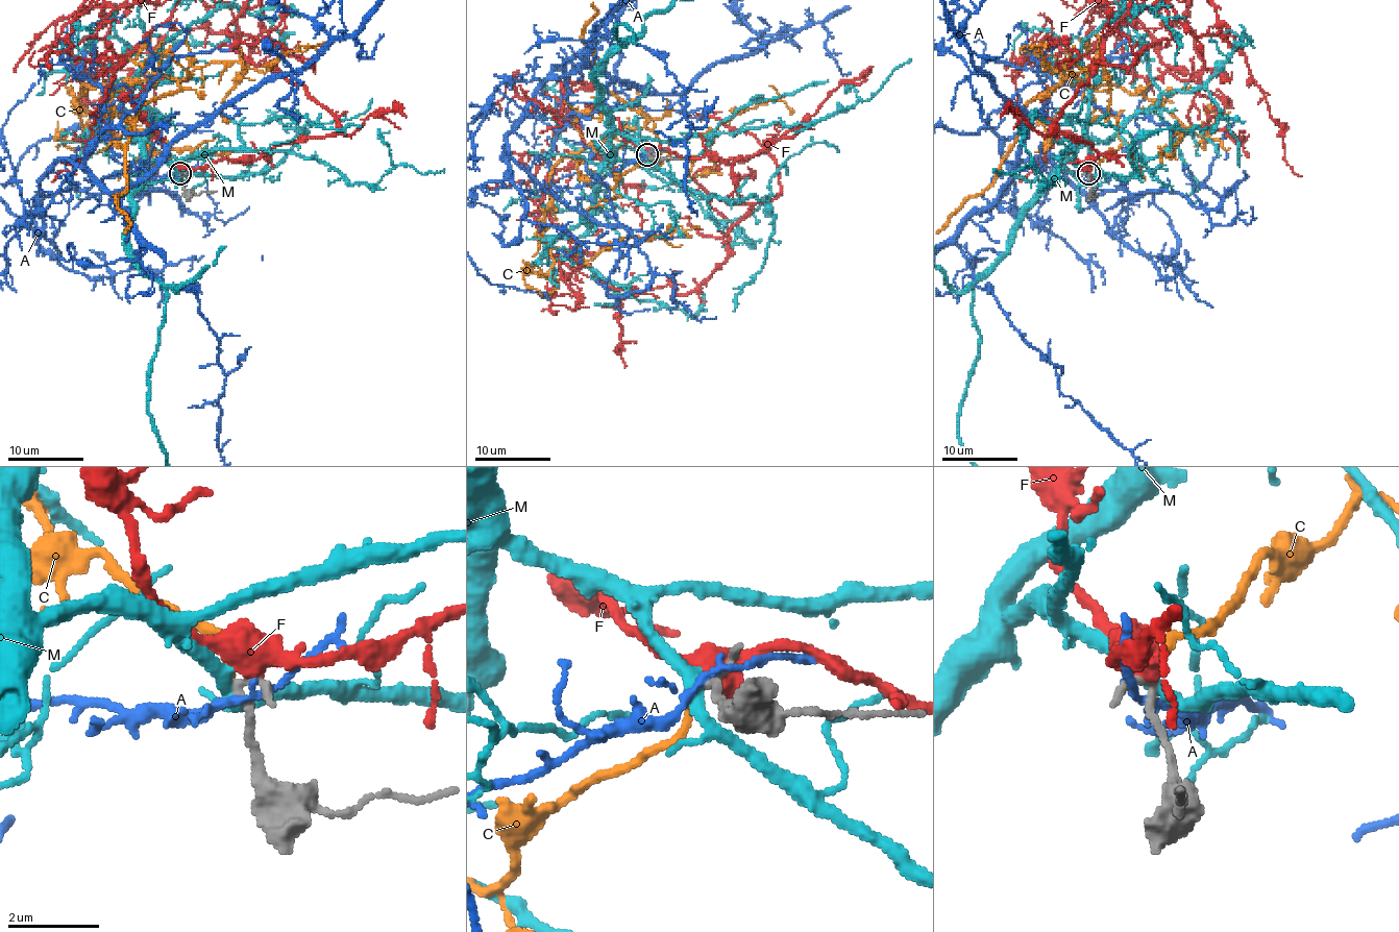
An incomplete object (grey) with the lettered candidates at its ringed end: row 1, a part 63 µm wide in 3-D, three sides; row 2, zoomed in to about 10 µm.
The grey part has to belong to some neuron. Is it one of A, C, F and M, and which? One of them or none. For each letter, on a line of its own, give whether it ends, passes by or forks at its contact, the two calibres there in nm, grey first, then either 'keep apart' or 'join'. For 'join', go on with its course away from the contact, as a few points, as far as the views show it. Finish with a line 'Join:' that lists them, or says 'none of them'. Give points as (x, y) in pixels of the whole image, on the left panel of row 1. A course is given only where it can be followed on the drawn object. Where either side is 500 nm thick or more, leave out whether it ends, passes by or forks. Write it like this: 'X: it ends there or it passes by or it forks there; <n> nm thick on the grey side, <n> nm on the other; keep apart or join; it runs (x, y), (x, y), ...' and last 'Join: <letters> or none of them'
A: it forks there; 160 nm thick on the grey side, 120 nm on the other; keep apart
C: it ends there; 150 nm thick on the grey side, 200 nm on the other; join
F: it forks there; 240 nm thick on the grey side, 400 nm on the other; keep apart
M: it forks there; 160 nm thick on the grey side, 240 nm on the other; keep apart
Join: C

